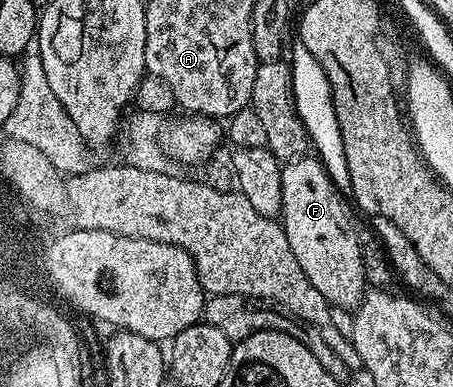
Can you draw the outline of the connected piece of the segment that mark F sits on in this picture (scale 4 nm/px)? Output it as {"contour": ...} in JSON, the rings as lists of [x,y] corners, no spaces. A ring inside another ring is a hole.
{"contour":[[[306,155],[290,161],[281,171],[281,212],[285,217],[283,228],[287,235],[287,243],[291,243],[291,251],[295,251],[295,259],[299,259],[299,267],[303,267],[303,275],[311,279],[311,287],[329,301],[330,306],[339,309],[356,310],[365,298],[365,261],[361,258],[361,245],[357,242],[357,233],[349,222],[347,214],[341,210],[343,197],[329,178],[328,172],[316,156]]]}

